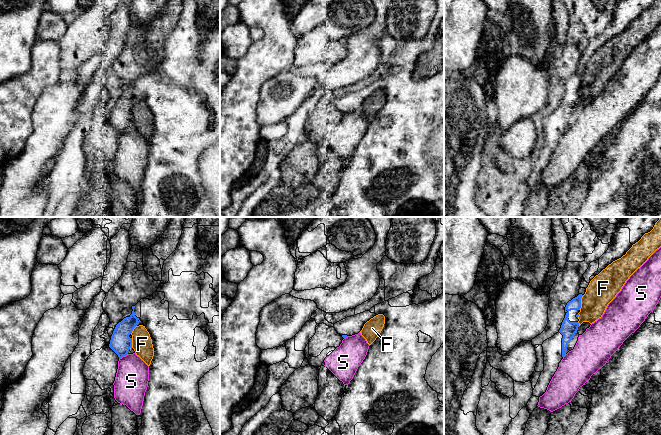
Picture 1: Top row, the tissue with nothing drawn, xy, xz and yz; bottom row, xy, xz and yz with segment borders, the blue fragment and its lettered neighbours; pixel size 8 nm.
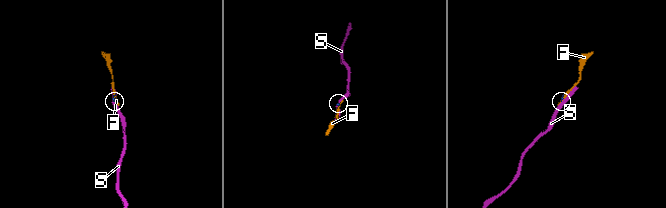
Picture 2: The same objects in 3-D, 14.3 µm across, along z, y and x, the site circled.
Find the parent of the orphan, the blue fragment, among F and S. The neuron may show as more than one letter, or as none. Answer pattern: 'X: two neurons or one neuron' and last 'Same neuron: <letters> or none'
F: two neurons
S: two neurons
Same neuron: none

